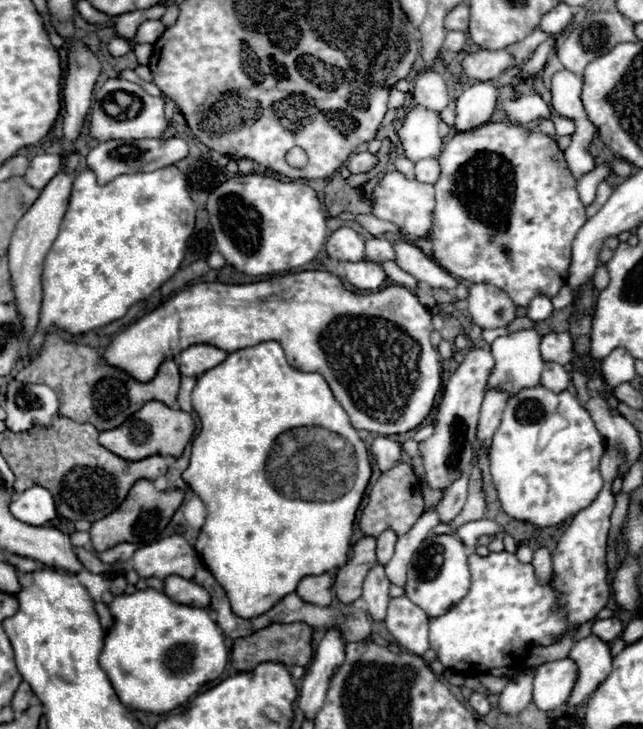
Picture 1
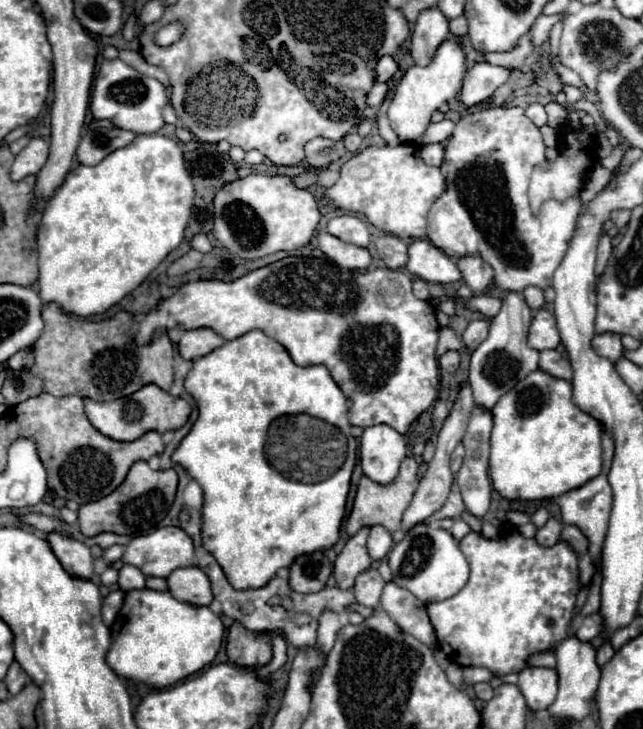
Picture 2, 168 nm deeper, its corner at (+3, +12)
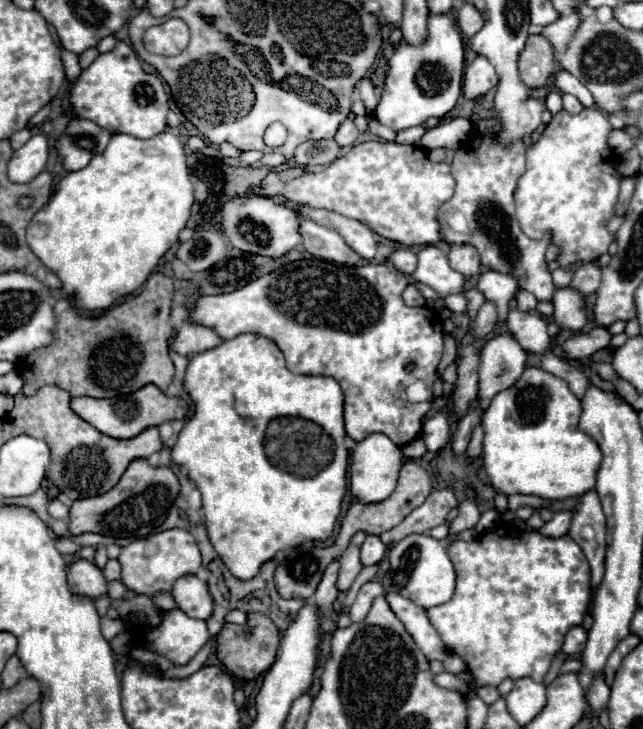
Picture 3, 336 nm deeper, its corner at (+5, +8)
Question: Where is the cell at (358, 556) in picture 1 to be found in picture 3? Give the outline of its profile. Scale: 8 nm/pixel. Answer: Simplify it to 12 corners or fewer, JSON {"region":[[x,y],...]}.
{"region":[[364,532],[354,534],[340,556],[336,586],[346,592],[362,570]]}

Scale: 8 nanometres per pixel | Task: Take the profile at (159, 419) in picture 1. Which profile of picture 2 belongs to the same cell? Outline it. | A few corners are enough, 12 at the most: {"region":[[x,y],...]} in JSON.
{"region":[[156,384],[114,402],[84,400],[104,436],[132,442],[188,422],[190,404]]}

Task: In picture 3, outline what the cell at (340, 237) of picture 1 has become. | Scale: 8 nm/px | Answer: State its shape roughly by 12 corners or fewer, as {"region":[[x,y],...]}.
{"region":[[296,206],[296,212],[340,232],[362,258],[376,254],[376,234],[360,220],[330,210]]}

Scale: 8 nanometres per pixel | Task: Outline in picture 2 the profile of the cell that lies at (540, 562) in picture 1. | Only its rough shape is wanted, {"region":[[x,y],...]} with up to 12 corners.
{"region":[[550,518],[534,536],[542,546],[560,540],[562,524]]}

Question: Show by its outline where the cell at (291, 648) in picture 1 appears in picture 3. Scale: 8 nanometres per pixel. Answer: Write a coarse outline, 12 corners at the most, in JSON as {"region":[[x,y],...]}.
{"region":[[252,620],[222,626],[216,656],[254,680],[274,662],[278,628]]}

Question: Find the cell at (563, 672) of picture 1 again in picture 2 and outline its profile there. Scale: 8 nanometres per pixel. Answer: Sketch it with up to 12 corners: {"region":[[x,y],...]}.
{"region":[[526,666],[518,688],[530,710],[554,702],[558,672]]}

